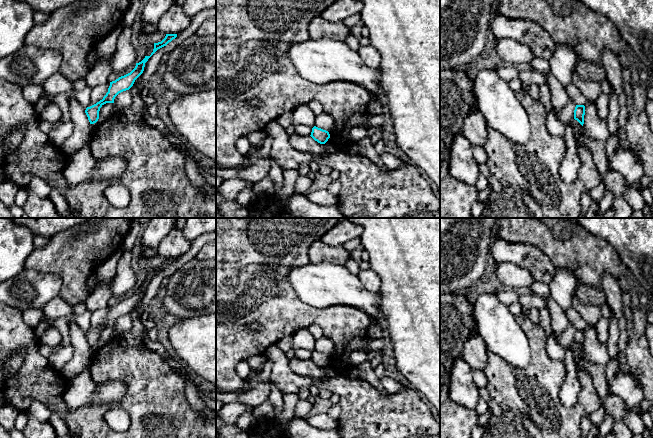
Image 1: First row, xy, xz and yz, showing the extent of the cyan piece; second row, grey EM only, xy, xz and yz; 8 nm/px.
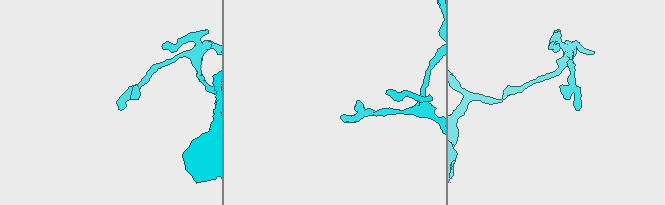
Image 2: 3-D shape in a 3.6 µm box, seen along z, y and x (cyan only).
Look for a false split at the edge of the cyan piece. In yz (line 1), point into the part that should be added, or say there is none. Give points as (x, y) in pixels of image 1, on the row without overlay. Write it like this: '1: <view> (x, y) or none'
1: none

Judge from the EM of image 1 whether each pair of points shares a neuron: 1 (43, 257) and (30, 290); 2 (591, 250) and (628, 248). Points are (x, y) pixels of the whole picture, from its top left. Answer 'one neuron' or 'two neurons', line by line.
1: two neurons
2: two neurons

